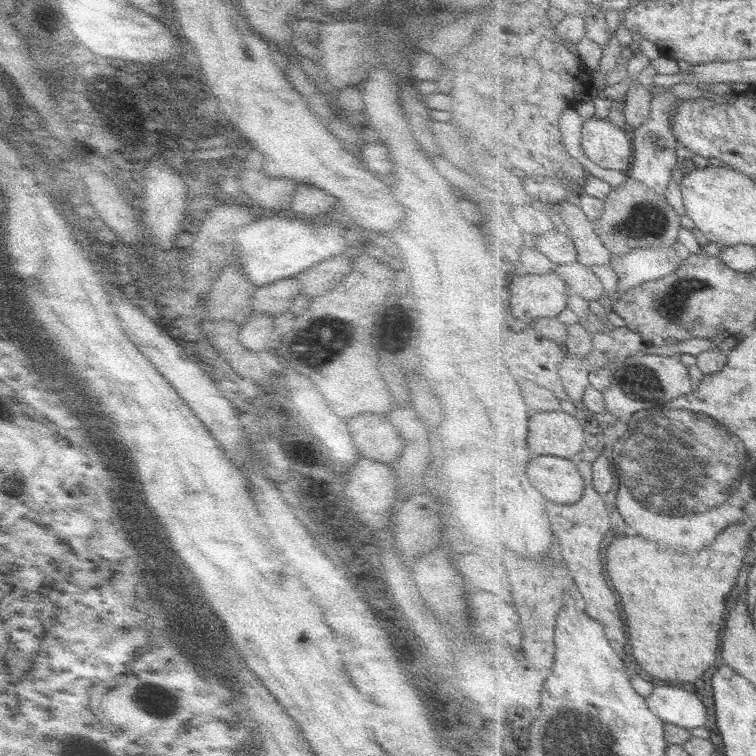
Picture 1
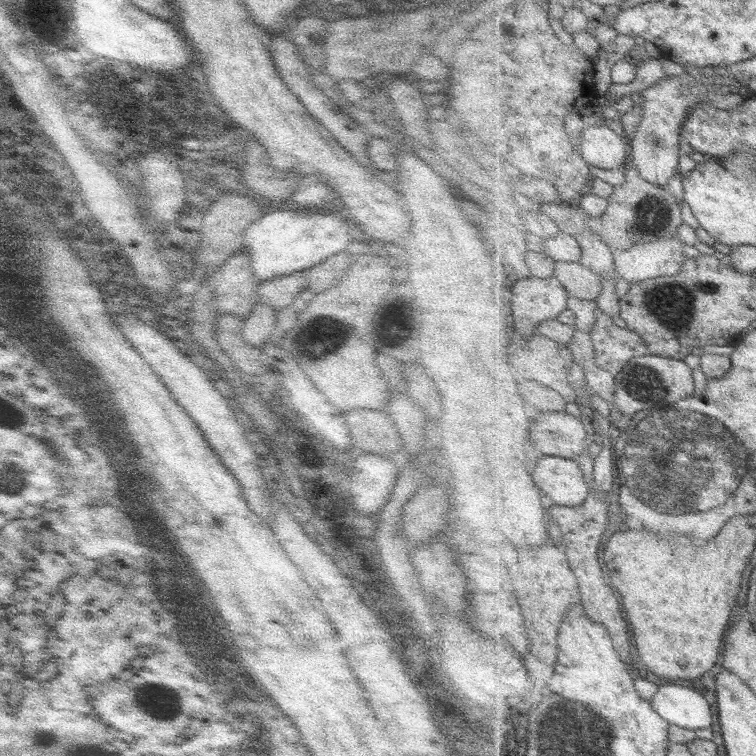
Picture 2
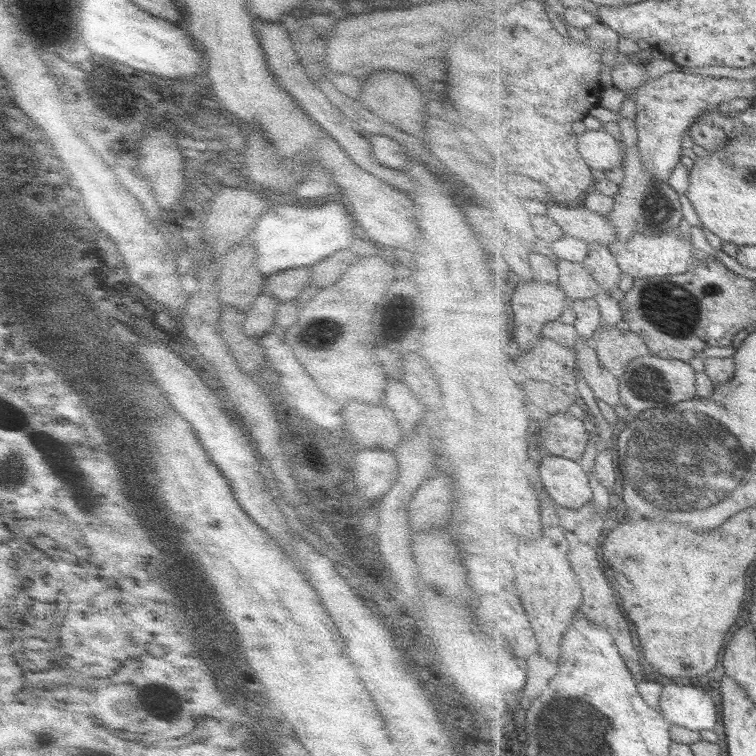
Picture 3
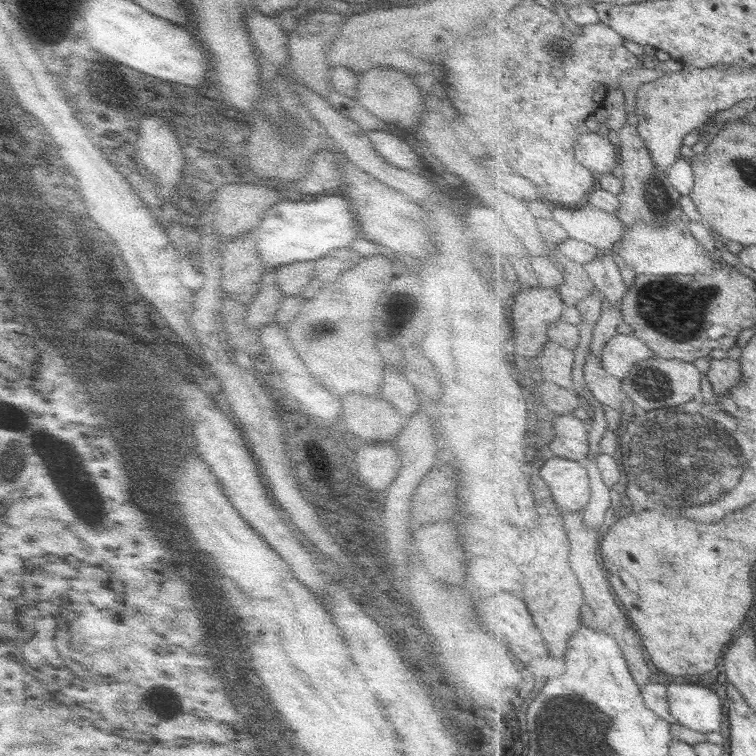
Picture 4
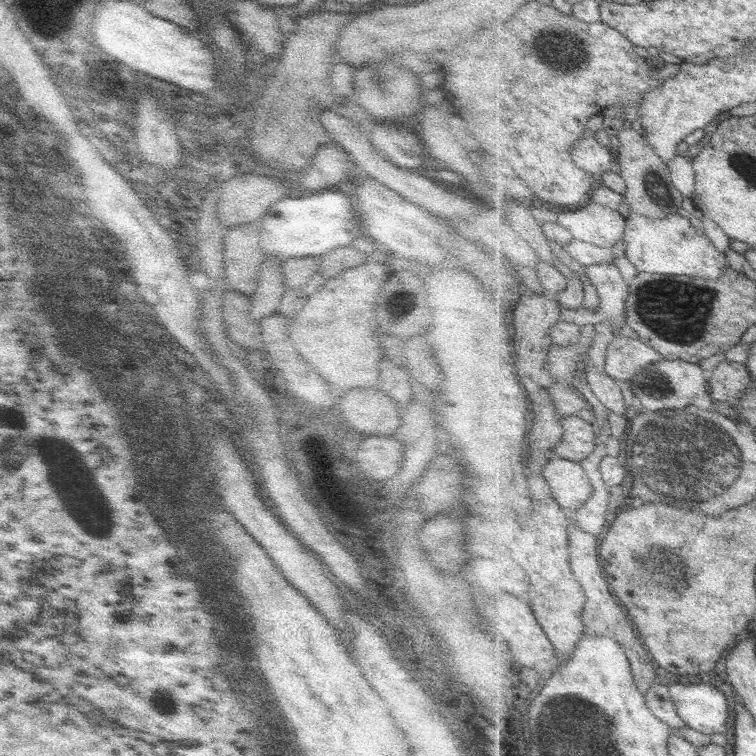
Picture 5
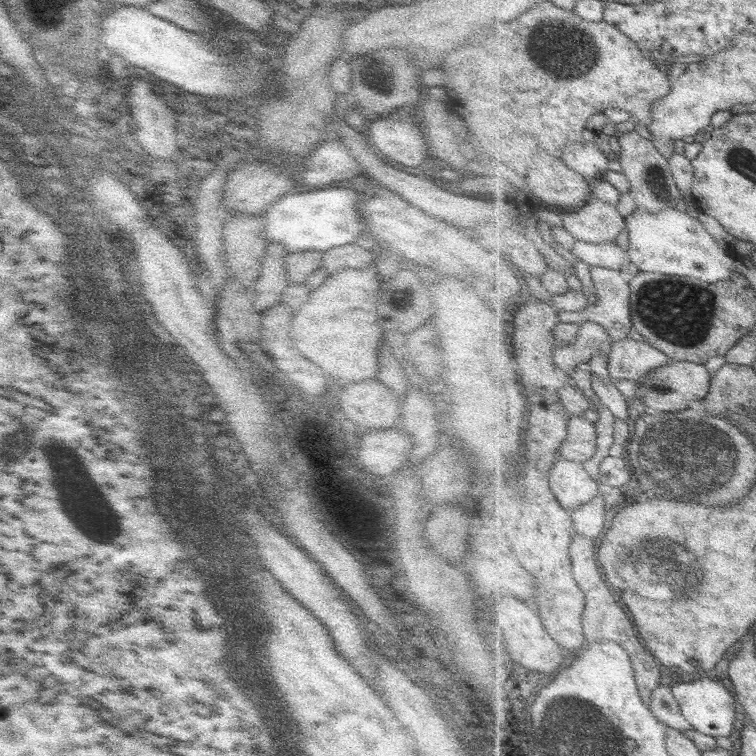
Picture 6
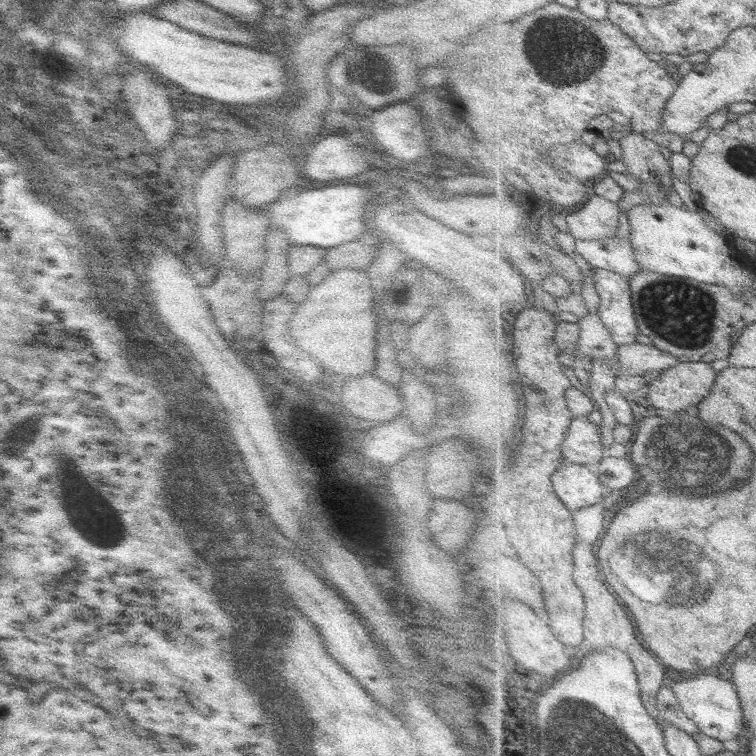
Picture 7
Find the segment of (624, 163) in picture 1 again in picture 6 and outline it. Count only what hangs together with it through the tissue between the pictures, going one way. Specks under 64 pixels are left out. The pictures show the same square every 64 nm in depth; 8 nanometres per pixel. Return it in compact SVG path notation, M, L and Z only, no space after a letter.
M593 140L576 141L563 148L561 159L577 174L589 180L602 177L609 171L609 158Z

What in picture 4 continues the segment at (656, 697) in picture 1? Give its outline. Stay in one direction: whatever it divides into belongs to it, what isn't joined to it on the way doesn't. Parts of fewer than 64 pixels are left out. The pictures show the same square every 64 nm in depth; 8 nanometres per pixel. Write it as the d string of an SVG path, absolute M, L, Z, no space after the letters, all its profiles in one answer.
M671 684L667 698L671 716L679 724L703 734L721 730L723 702L712 688L701 684Z

